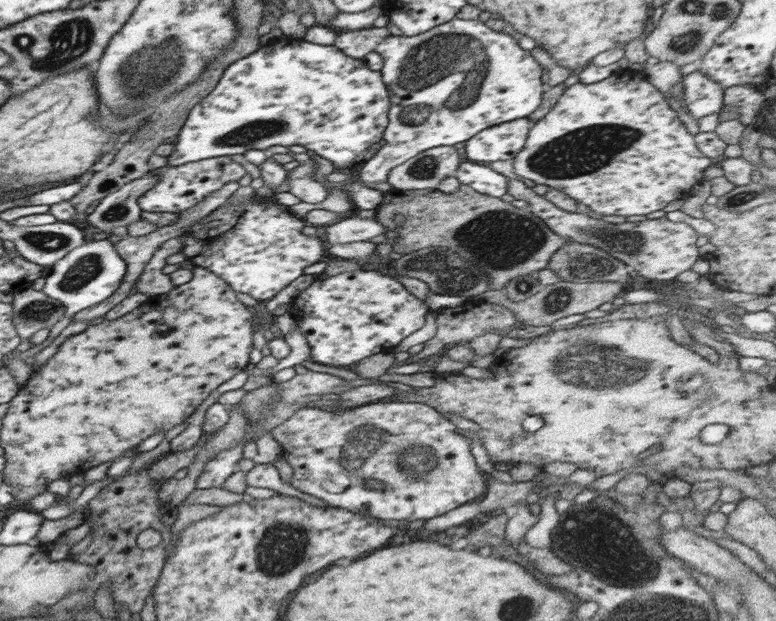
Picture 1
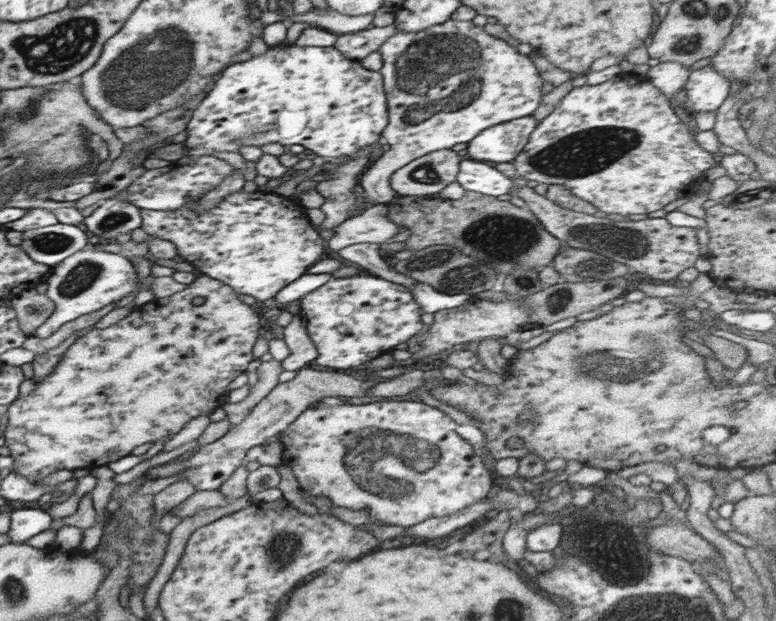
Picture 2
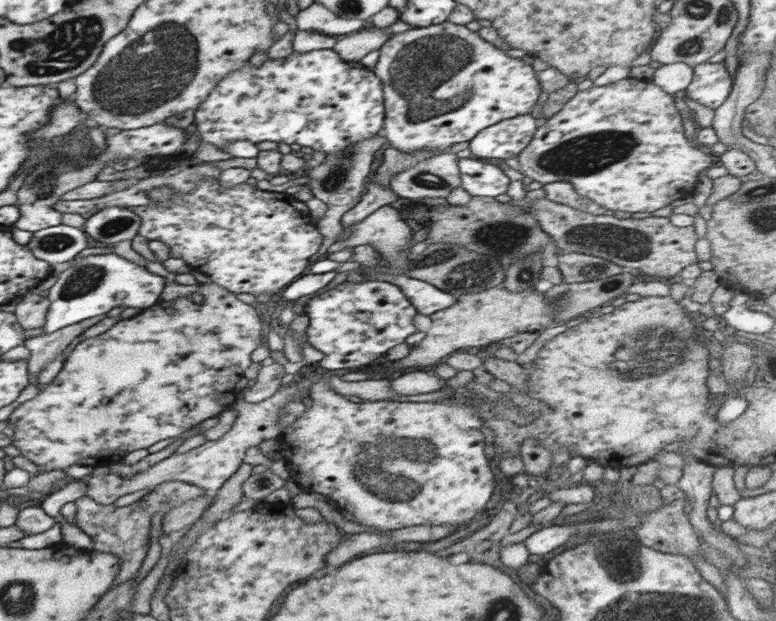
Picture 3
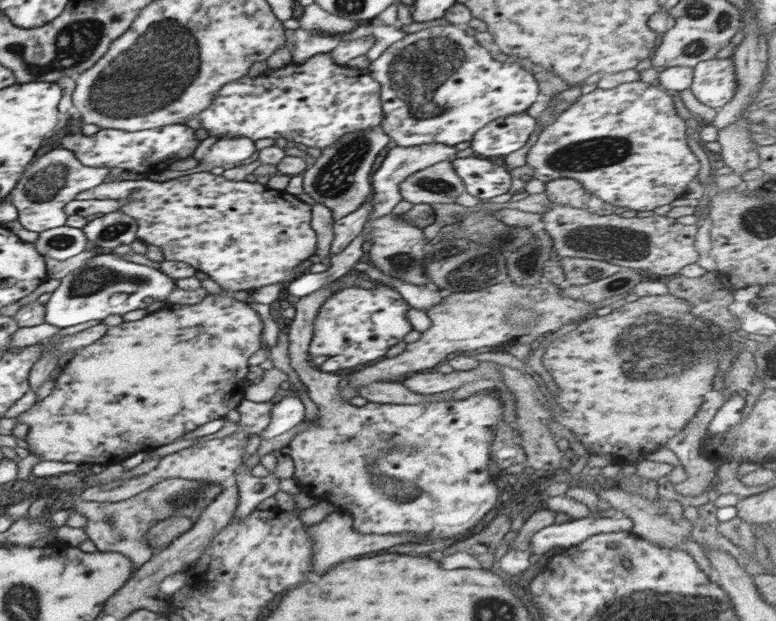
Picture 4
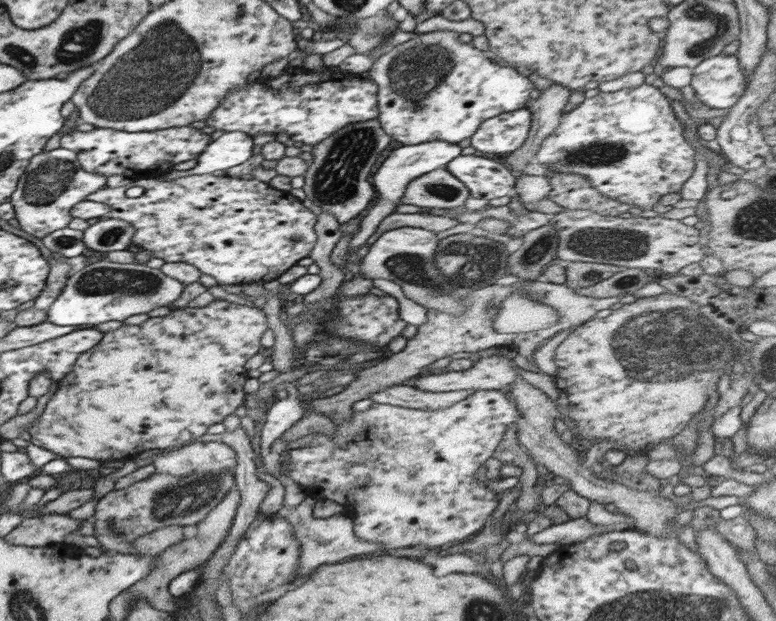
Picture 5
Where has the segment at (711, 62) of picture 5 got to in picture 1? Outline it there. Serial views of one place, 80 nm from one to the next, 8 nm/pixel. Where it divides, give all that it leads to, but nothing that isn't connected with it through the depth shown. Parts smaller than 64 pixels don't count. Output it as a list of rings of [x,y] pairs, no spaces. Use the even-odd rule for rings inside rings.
[[[694,71],[683,77],[685,94],[681,97],[687,111],[697,120],[723,108],[725,89],[706,73]]]

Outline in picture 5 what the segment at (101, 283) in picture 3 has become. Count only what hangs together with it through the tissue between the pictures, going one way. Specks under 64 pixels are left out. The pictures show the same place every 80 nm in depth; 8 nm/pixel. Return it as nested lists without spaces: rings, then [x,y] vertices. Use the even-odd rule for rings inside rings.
[[[107,259],[98,260],[94,264],[84,266],[84,272],[78,270],[74,276],[69,276],[67,286],[64,287],[62,295],[54,303],[50,304],[47,312],[47,320],[58,326],[90,326],[96,327],[102,322],[120,320],[138,314],[147,314],[155,308],[172,307],[184,291],[185,284],[165,276],[159,269],[148,268],[147,264],[117,264]]]

